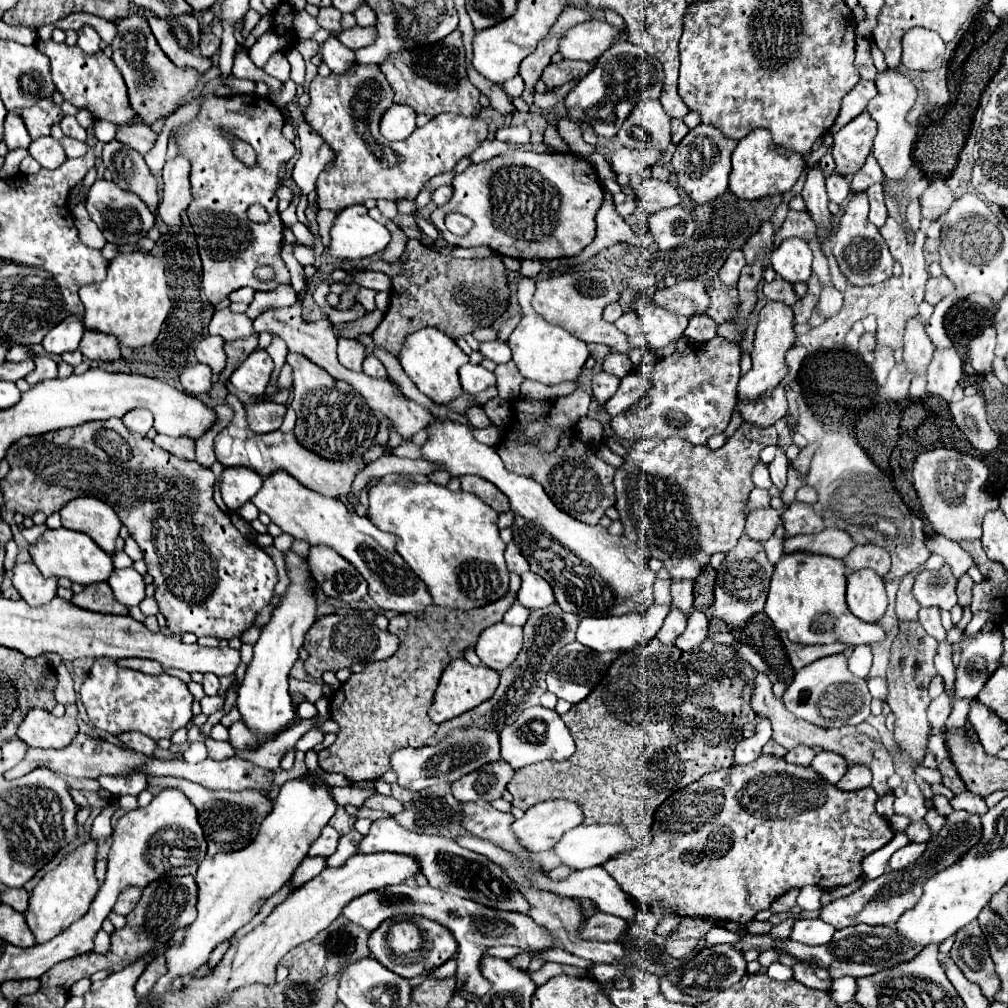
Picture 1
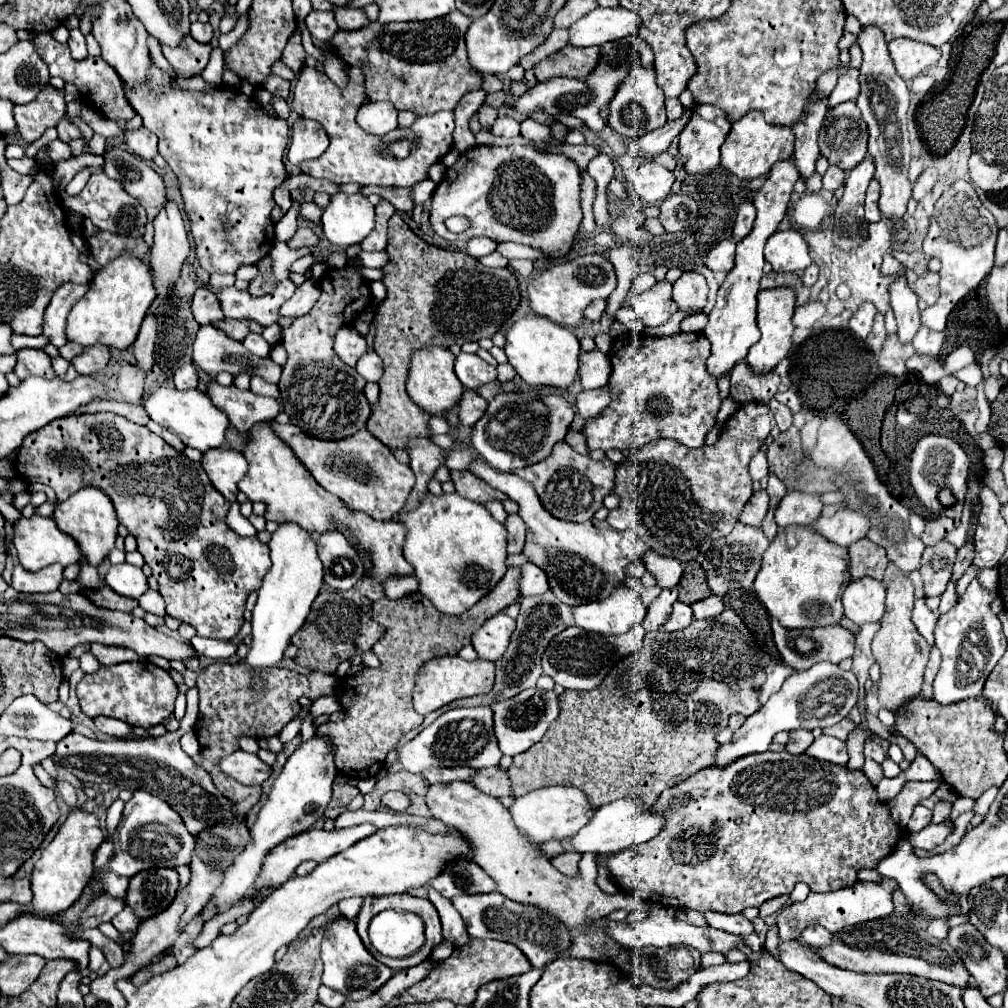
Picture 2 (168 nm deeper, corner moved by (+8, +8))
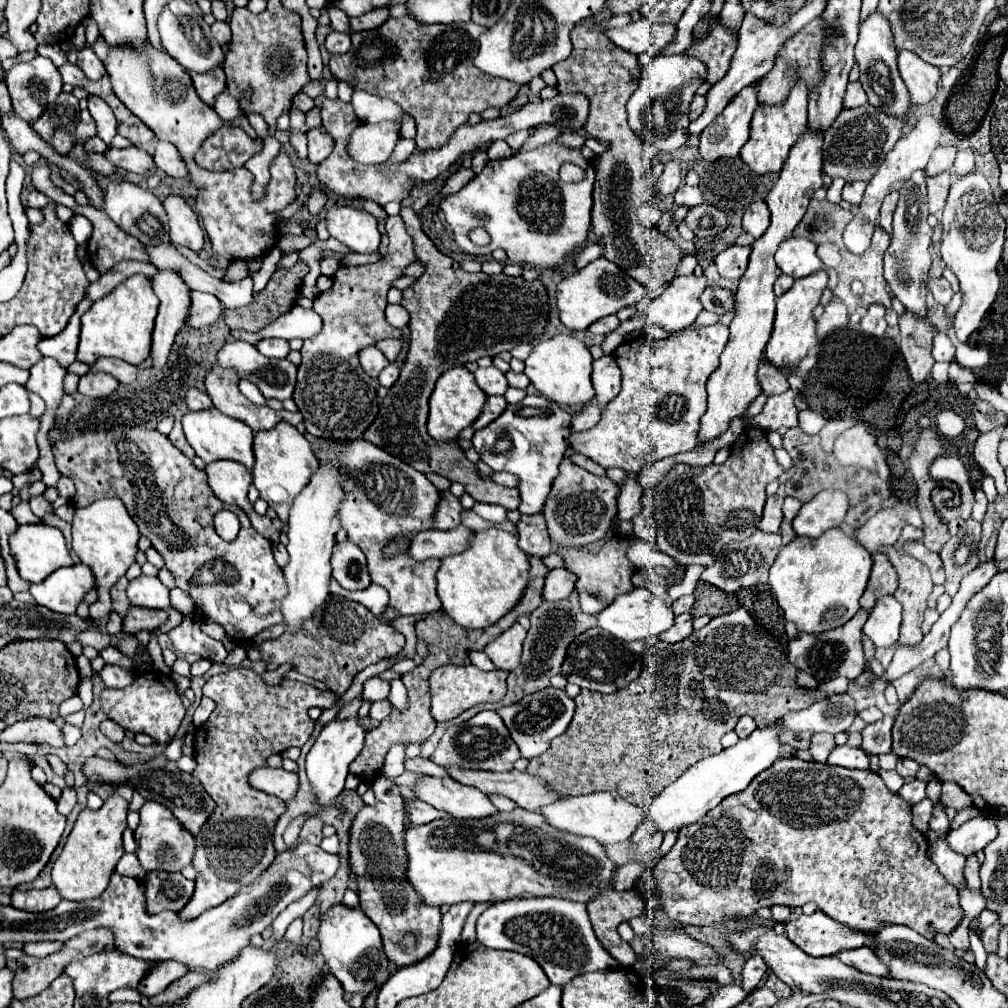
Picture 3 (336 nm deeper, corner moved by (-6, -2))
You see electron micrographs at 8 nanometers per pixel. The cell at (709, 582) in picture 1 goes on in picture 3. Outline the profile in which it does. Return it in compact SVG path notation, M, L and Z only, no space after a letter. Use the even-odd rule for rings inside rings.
M698 582L698 588L696 588L696 602L690 610L690 614L694 618L698 616L704 616L708 614L710 618L714 616L720 616L720 614L728 614L732 610L738 608L738 600L734 594L726 594L706 582Z

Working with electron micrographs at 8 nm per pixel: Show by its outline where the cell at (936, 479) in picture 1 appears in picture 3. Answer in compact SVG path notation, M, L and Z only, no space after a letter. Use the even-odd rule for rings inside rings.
M940 456L932 462L929 474L937 482L947 480L958 484L960 488L962 504L958 508L944 510L942 518L944 520L954 520L954 518L968 520L972 514L972 506L974 506L974 490L970 486L970 474L962 460L958 456Z

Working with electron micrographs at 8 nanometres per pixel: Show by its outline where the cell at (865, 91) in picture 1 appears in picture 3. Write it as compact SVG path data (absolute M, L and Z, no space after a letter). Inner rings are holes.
M850 82L844 94L844 108L858 108L862 104L866 104L866 92L860 86L860 82Z

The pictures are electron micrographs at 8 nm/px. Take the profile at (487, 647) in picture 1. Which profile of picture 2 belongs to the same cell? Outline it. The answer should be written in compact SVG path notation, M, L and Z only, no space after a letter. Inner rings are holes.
M498 612L496 616L488 618L484 626L476 630L472 636L472 646L478 652L478 658L492 660L492 662L498 660L508 648L514 628L516 628L516 622L504 612Z

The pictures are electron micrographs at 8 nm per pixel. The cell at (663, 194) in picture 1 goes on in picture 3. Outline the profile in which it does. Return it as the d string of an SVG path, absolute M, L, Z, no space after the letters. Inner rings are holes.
M670 160L670 162L666 162L666 166L664 166L664 172L662 172L662 176L658 178L658 192L662 194L662 196L668 196L668 194L674 194L678 188L680 188L680 184L682 184L682 170L680 170L680 162L676 162L676 160Z

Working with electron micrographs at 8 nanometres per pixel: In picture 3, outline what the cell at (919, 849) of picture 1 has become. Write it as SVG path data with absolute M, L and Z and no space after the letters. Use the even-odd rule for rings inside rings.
M978 814L976 818L962 824L958 830L950 830L946 842L952 850L970 856L978 850L984 850L998 836L994 818L988 814Z

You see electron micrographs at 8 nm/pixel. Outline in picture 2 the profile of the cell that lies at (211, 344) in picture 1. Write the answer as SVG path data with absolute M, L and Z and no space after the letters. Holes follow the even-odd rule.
M200 326L194 346L192 346L192 362L202 368L206 374L216 376L218 372L230 372L230 374L240 374L240 372L248 372L252 376L262 376L264 380L278 384L282 368L278 364L274 364L270 358L252 358L252 354L248 354L244 350L244 346L232 338L228 338L222 330L214 328L214 326Z

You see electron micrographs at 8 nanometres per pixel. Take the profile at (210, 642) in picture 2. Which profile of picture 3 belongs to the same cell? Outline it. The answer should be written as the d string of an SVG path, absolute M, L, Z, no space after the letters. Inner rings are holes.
M184 616L182 624L170 630L168 636L178 652L192 652L202 658L208 658L210 662L222 662L226 658L224 648L220 648L220 642L206 636L200 630L200 624L192 620L192 616Z

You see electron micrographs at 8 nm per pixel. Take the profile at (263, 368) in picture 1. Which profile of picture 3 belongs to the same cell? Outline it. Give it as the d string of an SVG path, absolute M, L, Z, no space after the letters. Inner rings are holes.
M264 338L256 344L256 350L260 354L266 354L268 358L286 358L290 352L288 342L282 338Z

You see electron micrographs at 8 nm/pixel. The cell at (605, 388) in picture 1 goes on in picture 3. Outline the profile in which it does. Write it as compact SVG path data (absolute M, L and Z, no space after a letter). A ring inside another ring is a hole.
M602 356L594 360L592 384L596 390L596 400L608 404L620 392L620 368L612 356Z

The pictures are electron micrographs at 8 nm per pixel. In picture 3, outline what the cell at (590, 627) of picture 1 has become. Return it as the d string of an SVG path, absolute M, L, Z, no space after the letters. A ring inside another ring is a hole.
M634 588L632 592L618 596L618 600L614 600L608 608L604 608L598 614L598 624L612 636L632 642L632 640L642 640L642 638L650 638L650 636L660 636L662 632L672 628L674 612L662 598L654 596L648 588Z

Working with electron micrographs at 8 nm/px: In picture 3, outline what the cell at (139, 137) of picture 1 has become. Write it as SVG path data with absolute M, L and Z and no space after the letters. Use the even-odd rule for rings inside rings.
M160 142L160 144L156 146L154 162L156 162L156 166L158 166L166 176L184 178L184 176L188 174L186 164L184 164L180 152L178 152L176 146L170 144L170 142Z

